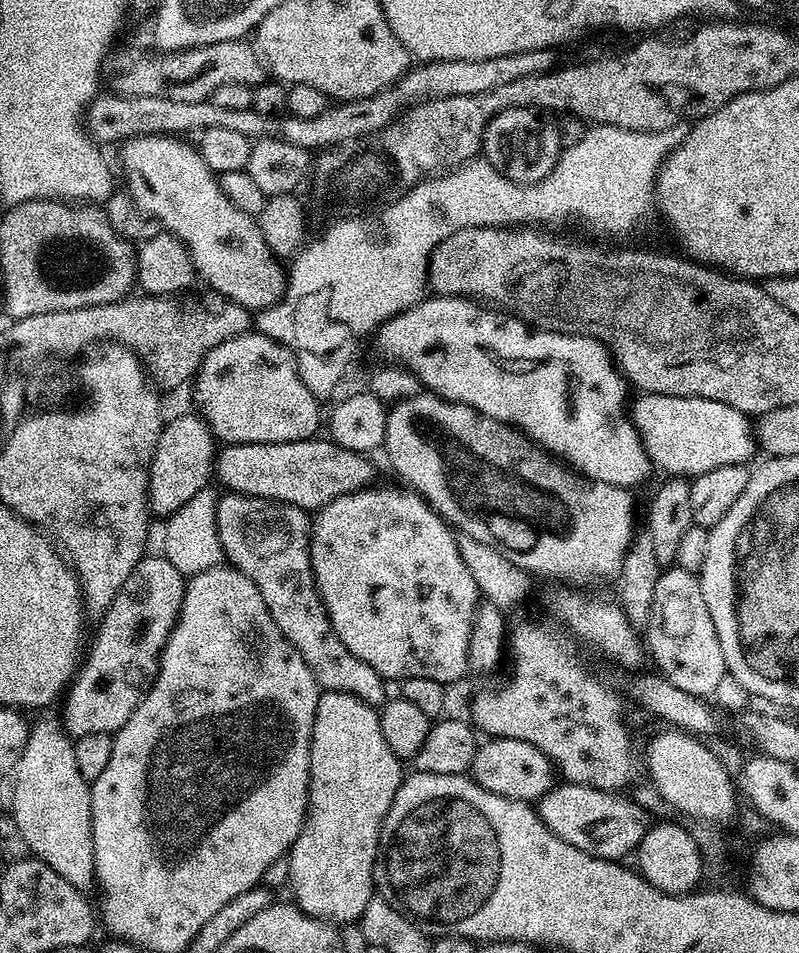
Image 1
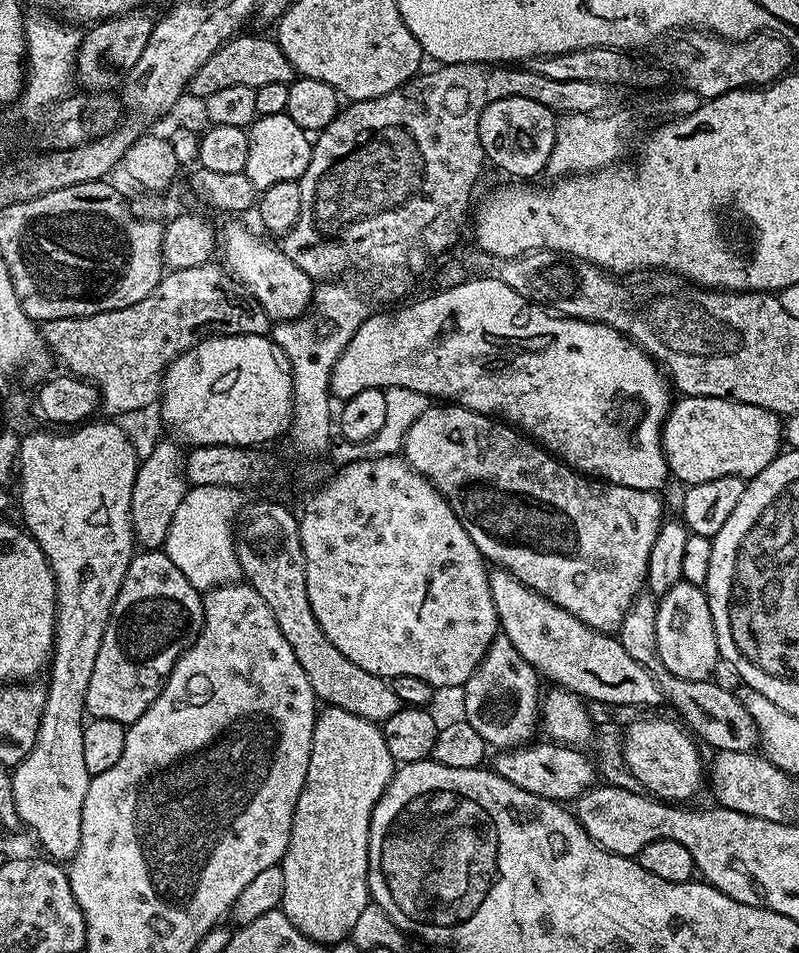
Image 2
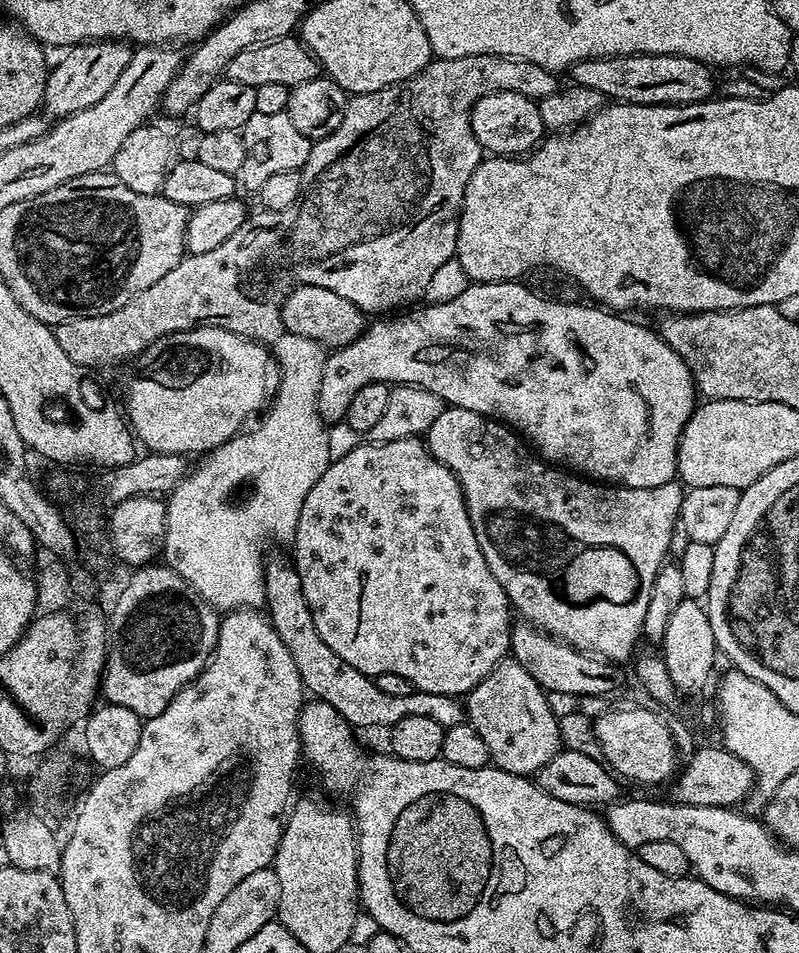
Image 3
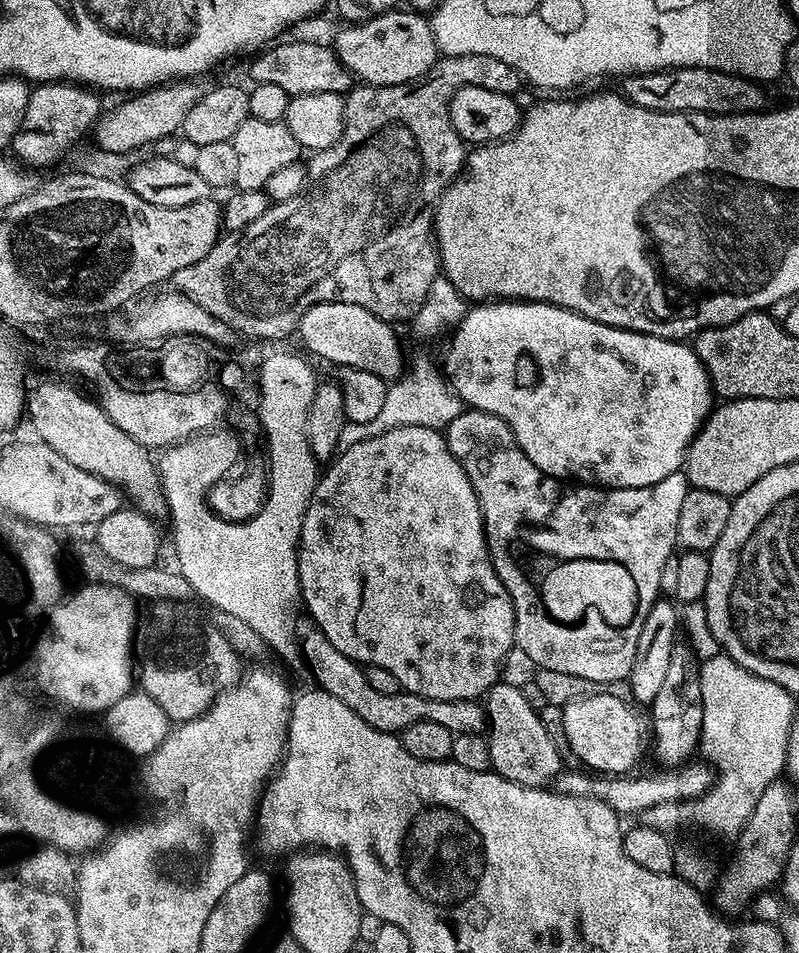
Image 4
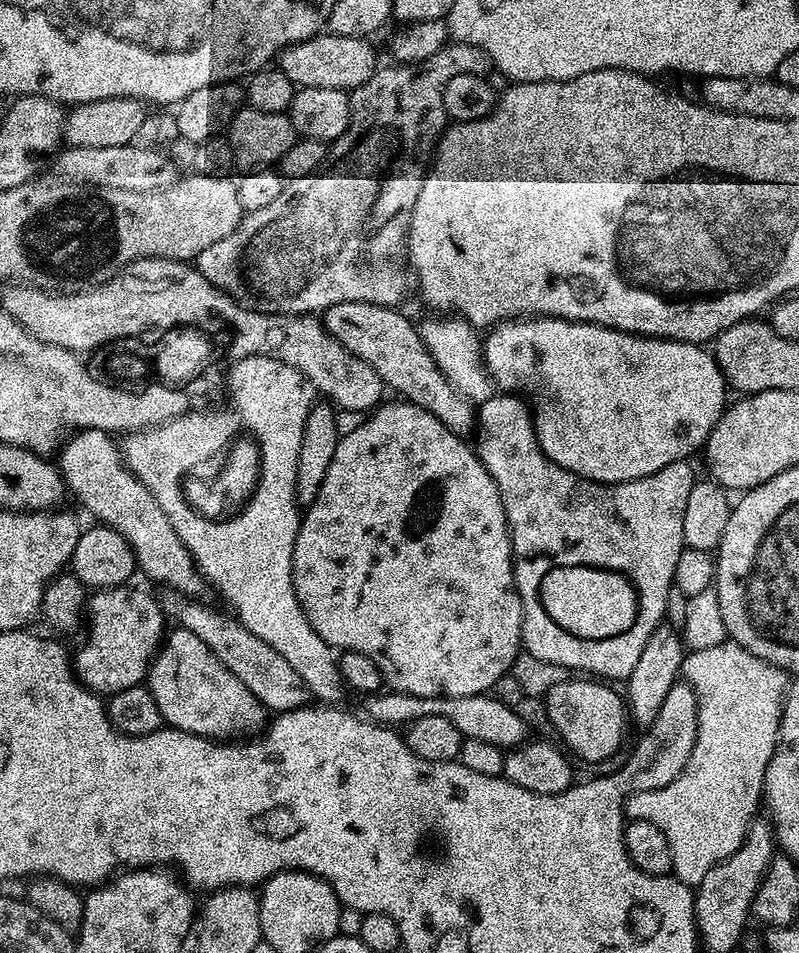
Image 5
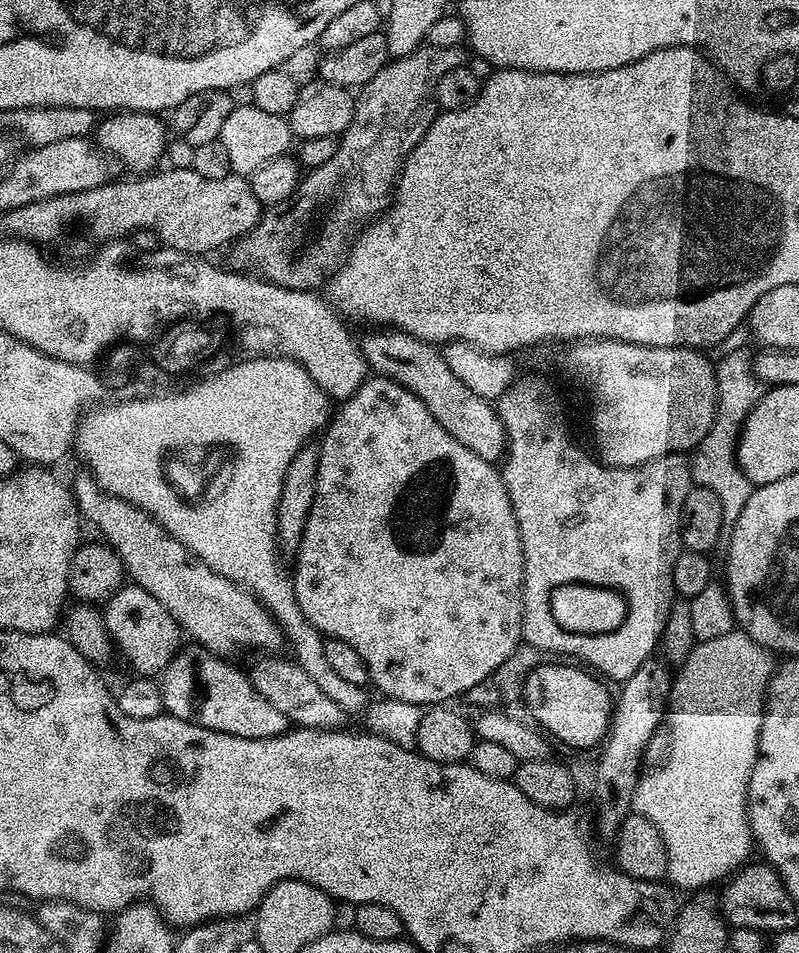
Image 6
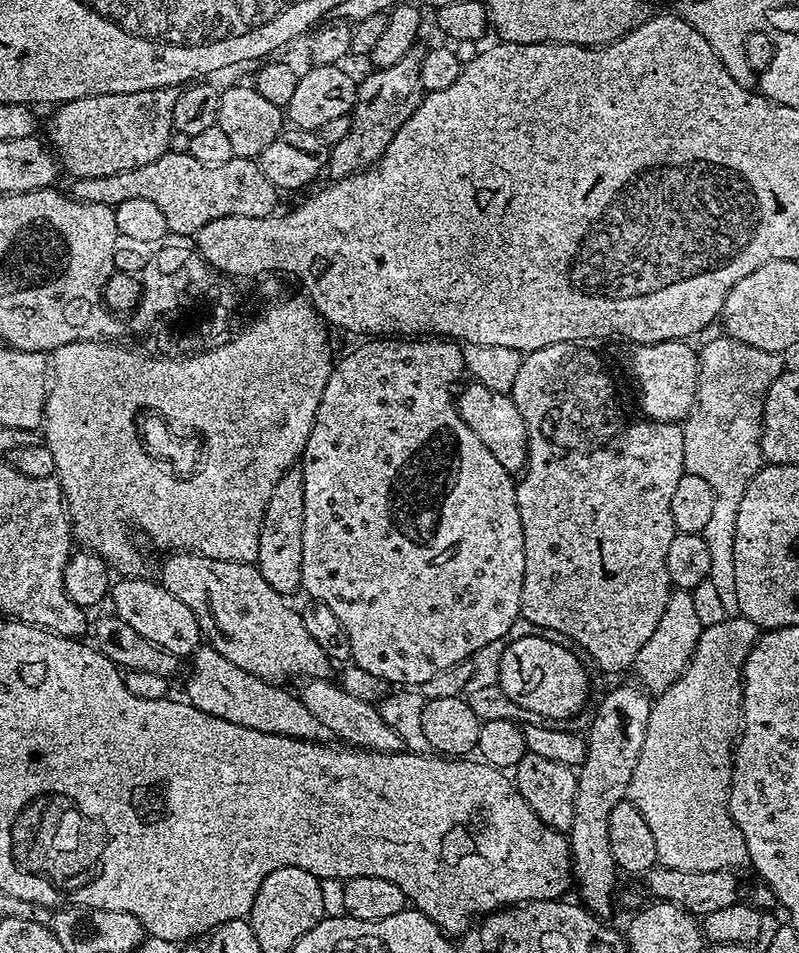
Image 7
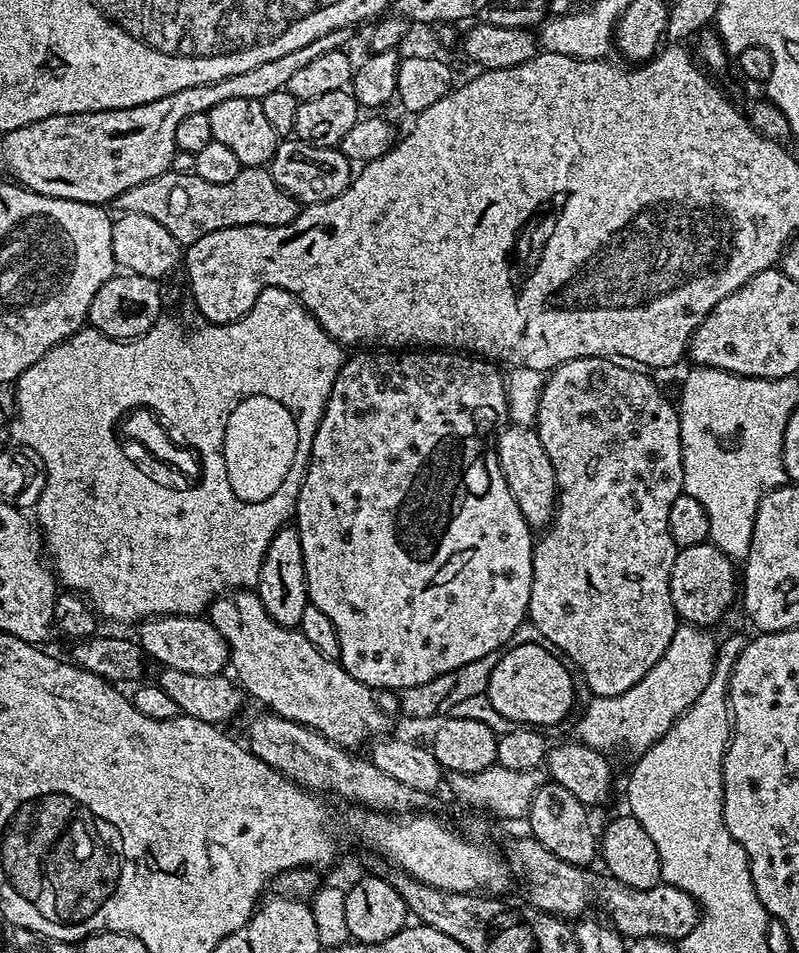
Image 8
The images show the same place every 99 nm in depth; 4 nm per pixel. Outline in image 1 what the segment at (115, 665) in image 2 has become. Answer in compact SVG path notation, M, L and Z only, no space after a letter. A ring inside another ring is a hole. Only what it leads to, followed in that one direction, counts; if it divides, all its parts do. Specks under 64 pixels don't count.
M146 554L140 559L138 566L130 570L130 578L122 582L122 590L118 590L114 602L105 610L104 615L99 617L100 629L97 630L92 644L90 640L86 659L63 701L64 731L69 736L75 738L102 732L115 734L122 726L126 726L130 714L134 714L134 710L140 705L140 699L156 679L156 671L160 669L160 655L163 654L166 642L176 625L176 619L180 616L185 583L184 573L176 569L164 554Z

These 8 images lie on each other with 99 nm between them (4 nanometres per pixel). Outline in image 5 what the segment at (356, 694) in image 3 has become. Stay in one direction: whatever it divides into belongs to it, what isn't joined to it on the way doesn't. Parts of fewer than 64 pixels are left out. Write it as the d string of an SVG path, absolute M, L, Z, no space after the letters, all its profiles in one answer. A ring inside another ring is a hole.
M384 690L379 694L369 695L365 700L368 701L365 702L363 711L367 719L385 726L407 726L423 716L441 716L447 718L466 740L479 738L482 742L491 742L499 748L511 750L527 739L526 724L519 714L506 703L492 697L492 694L422 698L405 692Z

